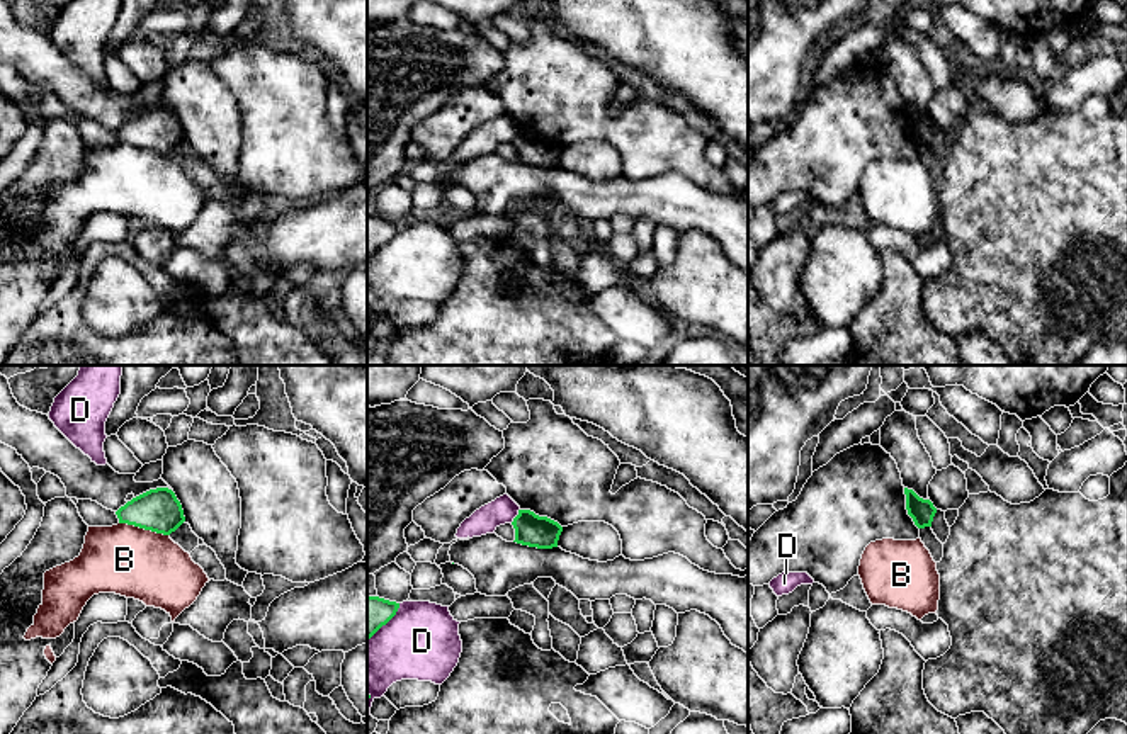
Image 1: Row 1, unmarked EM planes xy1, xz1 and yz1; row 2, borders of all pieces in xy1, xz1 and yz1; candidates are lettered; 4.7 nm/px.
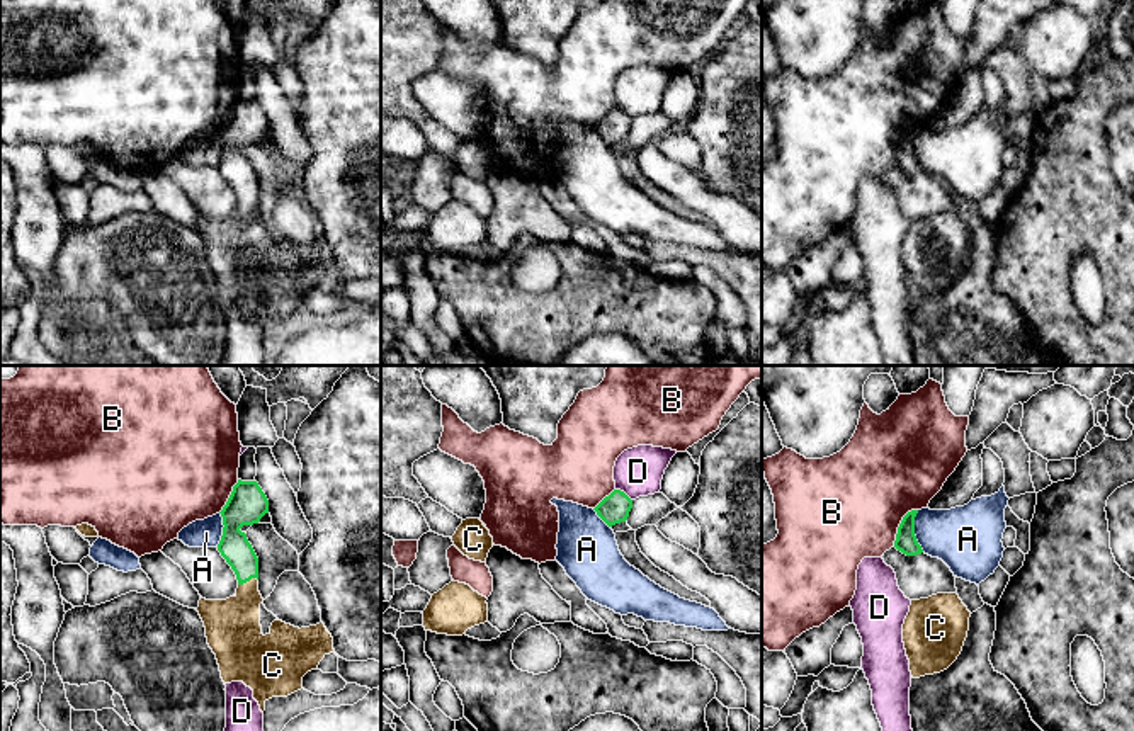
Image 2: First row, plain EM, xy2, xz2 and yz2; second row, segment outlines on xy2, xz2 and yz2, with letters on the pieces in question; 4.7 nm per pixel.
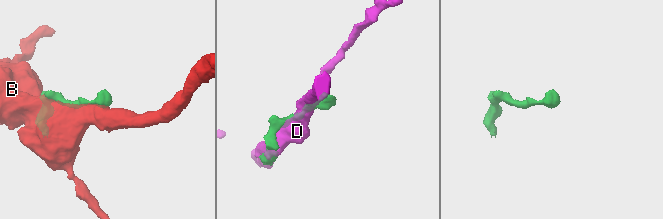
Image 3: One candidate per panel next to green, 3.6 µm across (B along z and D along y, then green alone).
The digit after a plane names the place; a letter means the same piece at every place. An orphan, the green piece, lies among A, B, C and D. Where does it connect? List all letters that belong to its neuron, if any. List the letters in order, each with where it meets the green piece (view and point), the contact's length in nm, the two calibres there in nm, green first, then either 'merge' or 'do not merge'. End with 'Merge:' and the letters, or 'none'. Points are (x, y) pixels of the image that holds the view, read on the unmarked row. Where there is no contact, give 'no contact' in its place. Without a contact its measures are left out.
A: meets green in yz2 at (913, 150); contact 200 nm long; 100 nm thick on the green side, 300 nm on the other; do not merge
B: meets green in xy1 at (145, 148); contact 240 nm long; 200 nm thick on the green side, 340 nm on the other; do not merge
C: meets green in xy2 at (247, 199); contact 100 nm long; 140 nm thick on the green side, 260 nm on the other; merge
D: meets green in xz2 at (624, 113); contact 100 nm long; 140 nm thick on the green side, 240 nm on the other; do not merge
Merge: C

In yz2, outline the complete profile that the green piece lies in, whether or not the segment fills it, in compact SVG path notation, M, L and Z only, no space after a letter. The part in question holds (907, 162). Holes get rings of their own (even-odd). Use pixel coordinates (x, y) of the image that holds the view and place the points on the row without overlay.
M911 129L903 136L903 139L898 146L896 160L894 160L894 167L906 175L916 175L916 173L923 172L923 168L918 163L916 155L915 155L916 133L918 133L918 129Z

